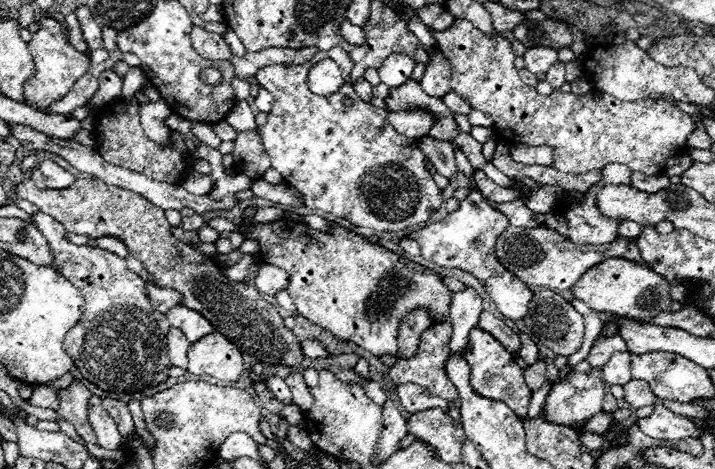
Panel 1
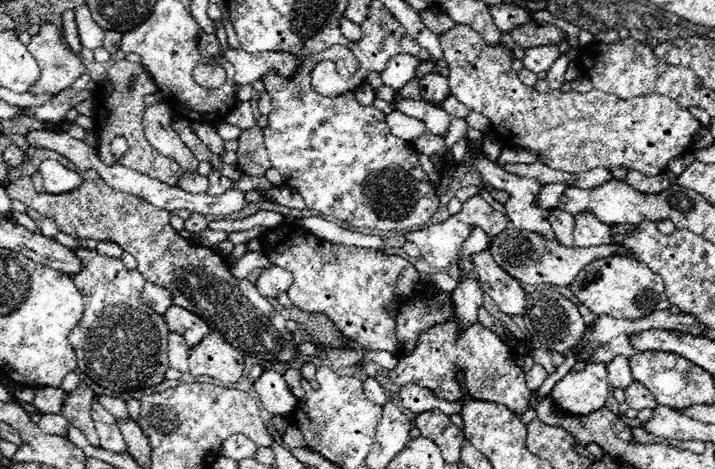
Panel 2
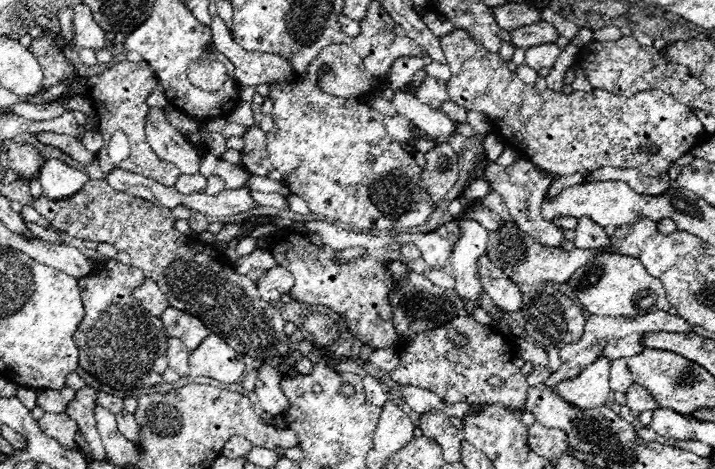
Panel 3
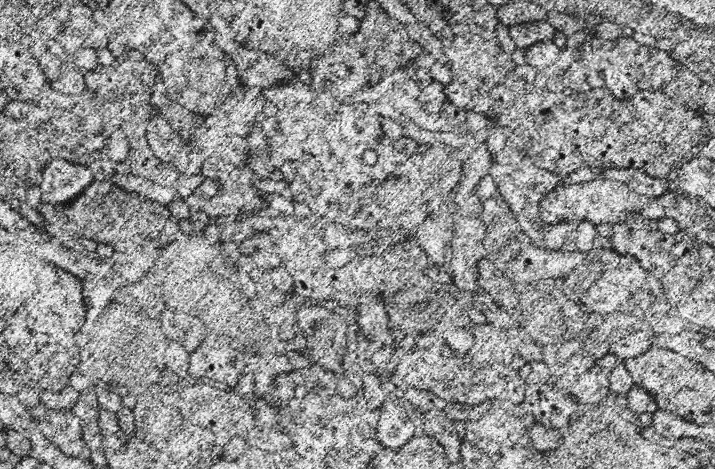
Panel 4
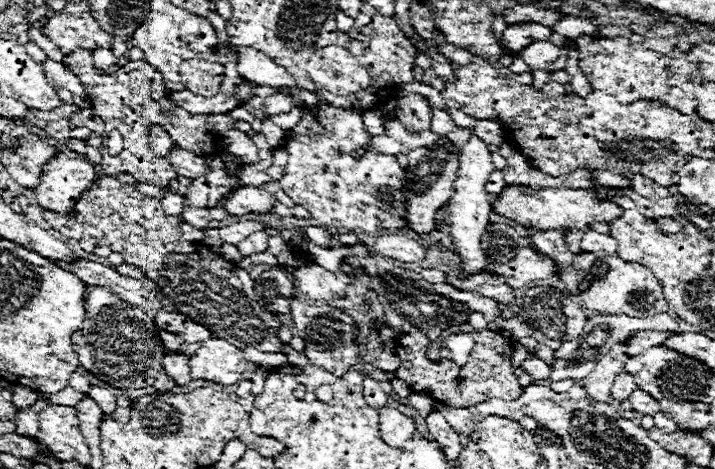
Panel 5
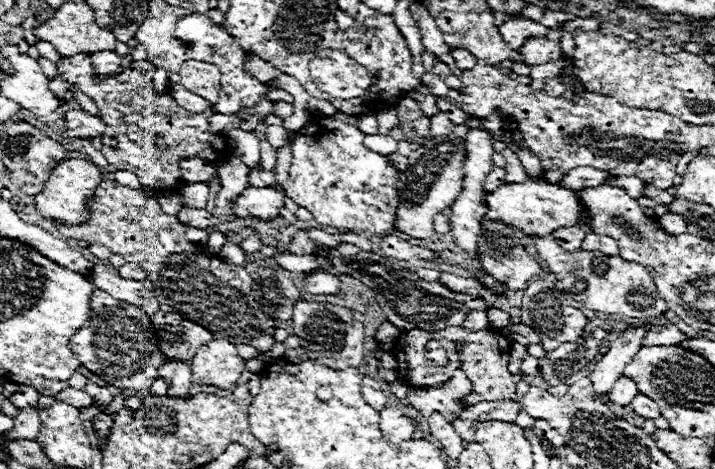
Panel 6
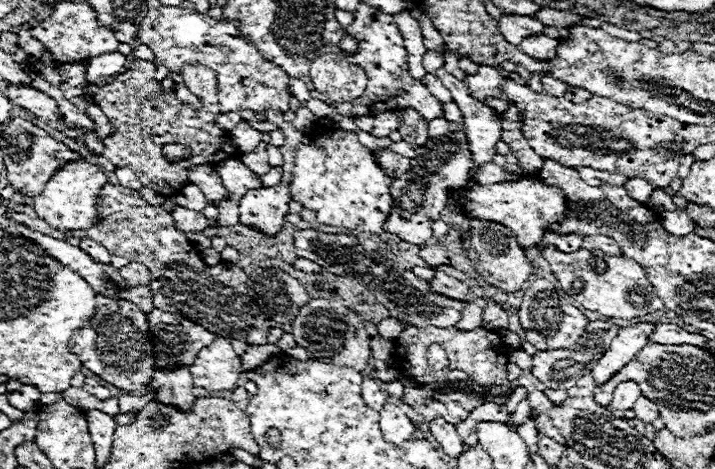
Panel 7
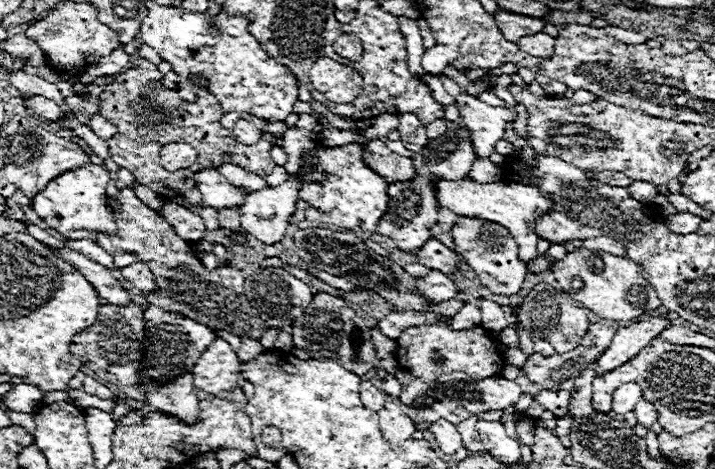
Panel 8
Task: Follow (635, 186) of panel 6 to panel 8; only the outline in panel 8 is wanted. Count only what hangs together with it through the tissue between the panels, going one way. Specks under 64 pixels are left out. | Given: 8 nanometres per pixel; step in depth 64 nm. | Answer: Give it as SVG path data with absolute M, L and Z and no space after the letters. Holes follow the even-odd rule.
M632 182L628 186L628 192L630 192L632 198L640 200L642 204L652 204L654 198L656 198L656 194L658 194L656 186L650 184L650 182Z

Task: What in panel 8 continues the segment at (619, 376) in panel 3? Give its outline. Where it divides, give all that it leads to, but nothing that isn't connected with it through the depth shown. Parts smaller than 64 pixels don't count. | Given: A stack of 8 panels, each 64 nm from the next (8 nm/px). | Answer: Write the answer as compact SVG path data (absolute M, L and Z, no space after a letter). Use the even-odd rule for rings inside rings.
M628 382L628 384L622 384L616 392L614 392L614 402L612 402L612 410L616 414L626 414L626 412L632 412L636 402L642 398L642 390L638 384L634 382Z

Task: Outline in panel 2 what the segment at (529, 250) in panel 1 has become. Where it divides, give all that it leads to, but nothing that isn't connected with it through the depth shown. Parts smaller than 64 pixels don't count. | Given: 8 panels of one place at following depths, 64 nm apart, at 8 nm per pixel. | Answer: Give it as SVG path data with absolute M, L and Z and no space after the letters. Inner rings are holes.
M506 228L490 242L490 254L504 268L512 278L516 278L524 290L532 292L533 287L543 284L556 284L556 286L570 286L570 282L576 278L576 274L590 264L592 260L614 256L614 254L630 254L622 246L616 244L604 244L596 248L566 248L558 240L544 240L542 236L518 228Z

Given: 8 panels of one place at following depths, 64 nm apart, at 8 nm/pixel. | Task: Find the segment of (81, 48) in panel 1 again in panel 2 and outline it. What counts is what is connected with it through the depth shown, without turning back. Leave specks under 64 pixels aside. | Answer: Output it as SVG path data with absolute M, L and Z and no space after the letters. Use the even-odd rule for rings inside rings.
M66 10L62 14L62 36L64 36L64 42L70 50L74 52L80 52L82 46L80 46L80 40L78 40L78 30L76 30L76 20L74 20L74 12L72 10Z

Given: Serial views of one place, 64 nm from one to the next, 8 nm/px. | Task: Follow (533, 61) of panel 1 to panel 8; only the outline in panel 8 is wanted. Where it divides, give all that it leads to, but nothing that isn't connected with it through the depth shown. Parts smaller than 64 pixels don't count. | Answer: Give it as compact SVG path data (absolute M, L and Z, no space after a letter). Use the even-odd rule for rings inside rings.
M538 32L532 36L522 36L516 44L532 56L552 56L552 52L554 52L554 36L544 34L544 32Z

